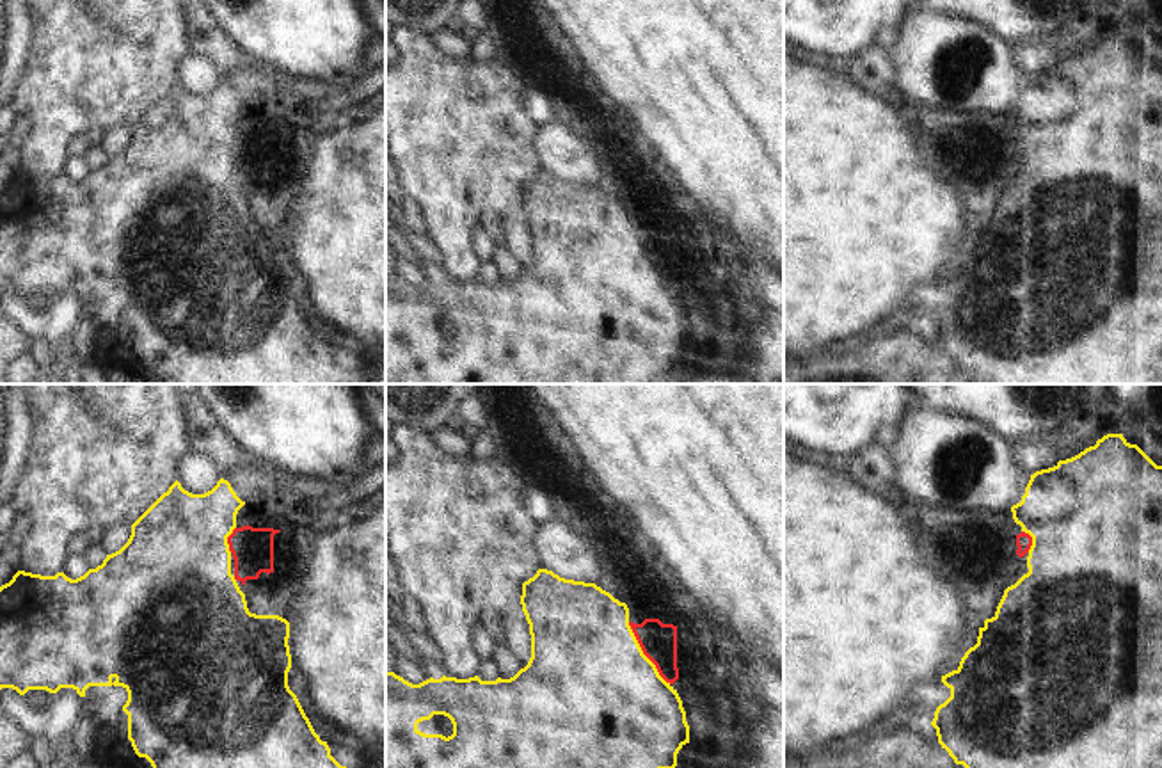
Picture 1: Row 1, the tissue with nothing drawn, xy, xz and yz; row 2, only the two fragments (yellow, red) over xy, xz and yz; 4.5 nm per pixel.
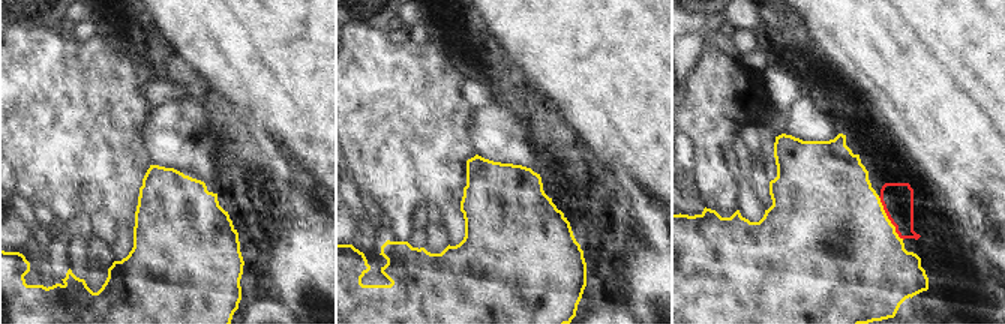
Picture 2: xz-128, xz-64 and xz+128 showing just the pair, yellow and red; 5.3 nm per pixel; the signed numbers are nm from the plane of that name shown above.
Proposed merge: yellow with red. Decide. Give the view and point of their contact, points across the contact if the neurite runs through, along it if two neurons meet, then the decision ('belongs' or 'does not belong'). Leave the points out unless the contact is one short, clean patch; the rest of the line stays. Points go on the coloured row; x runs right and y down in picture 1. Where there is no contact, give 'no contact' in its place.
meets yellow in xz at (644, 655); runs through xz (601, 690), (644, 655), (658, 640); belongs

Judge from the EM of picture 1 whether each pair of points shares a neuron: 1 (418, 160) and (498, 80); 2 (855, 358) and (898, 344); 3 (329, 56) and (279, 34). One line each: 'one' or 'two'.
1: one
2: one
3: one

